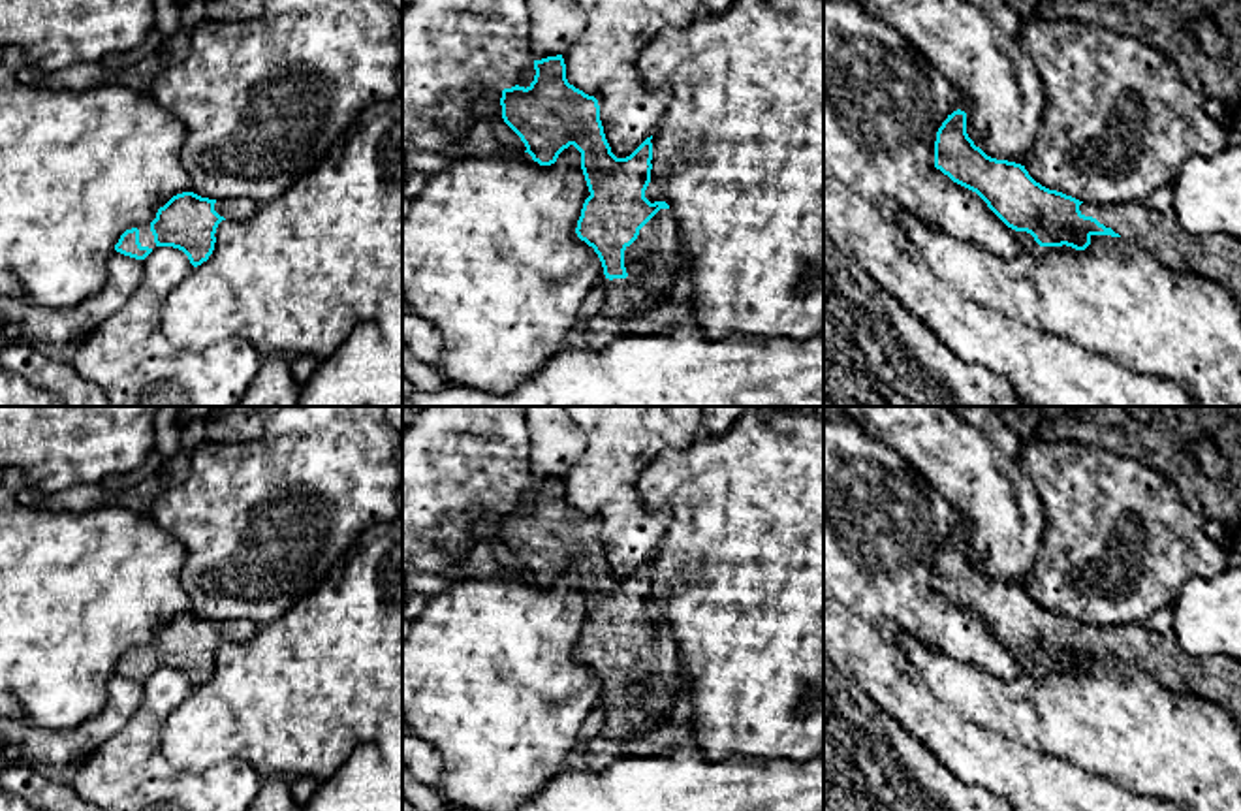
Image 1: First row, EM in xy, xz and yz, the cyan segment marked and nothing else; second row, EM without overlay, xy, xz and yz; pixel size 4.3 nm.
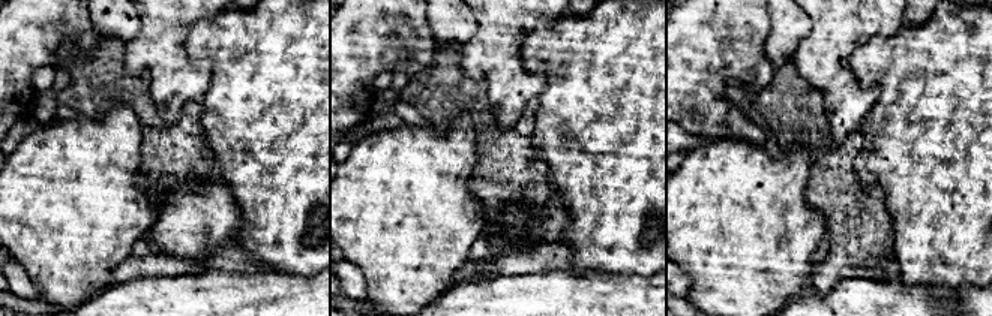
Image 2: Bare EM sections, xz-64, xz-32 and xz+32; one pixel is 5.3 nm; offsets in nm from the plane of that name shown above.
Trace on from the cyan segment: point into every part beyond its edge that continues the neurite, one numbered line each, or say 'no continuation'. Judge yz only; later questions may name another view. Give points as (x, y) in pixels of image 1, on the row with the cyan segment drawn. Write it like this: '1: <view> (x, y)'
1: yz (1217, 256)

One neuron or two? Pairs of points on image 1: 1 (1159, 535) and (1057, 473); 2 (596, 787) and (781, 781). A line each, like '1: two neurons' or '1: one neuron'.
1: one neuron
2: one neuron

